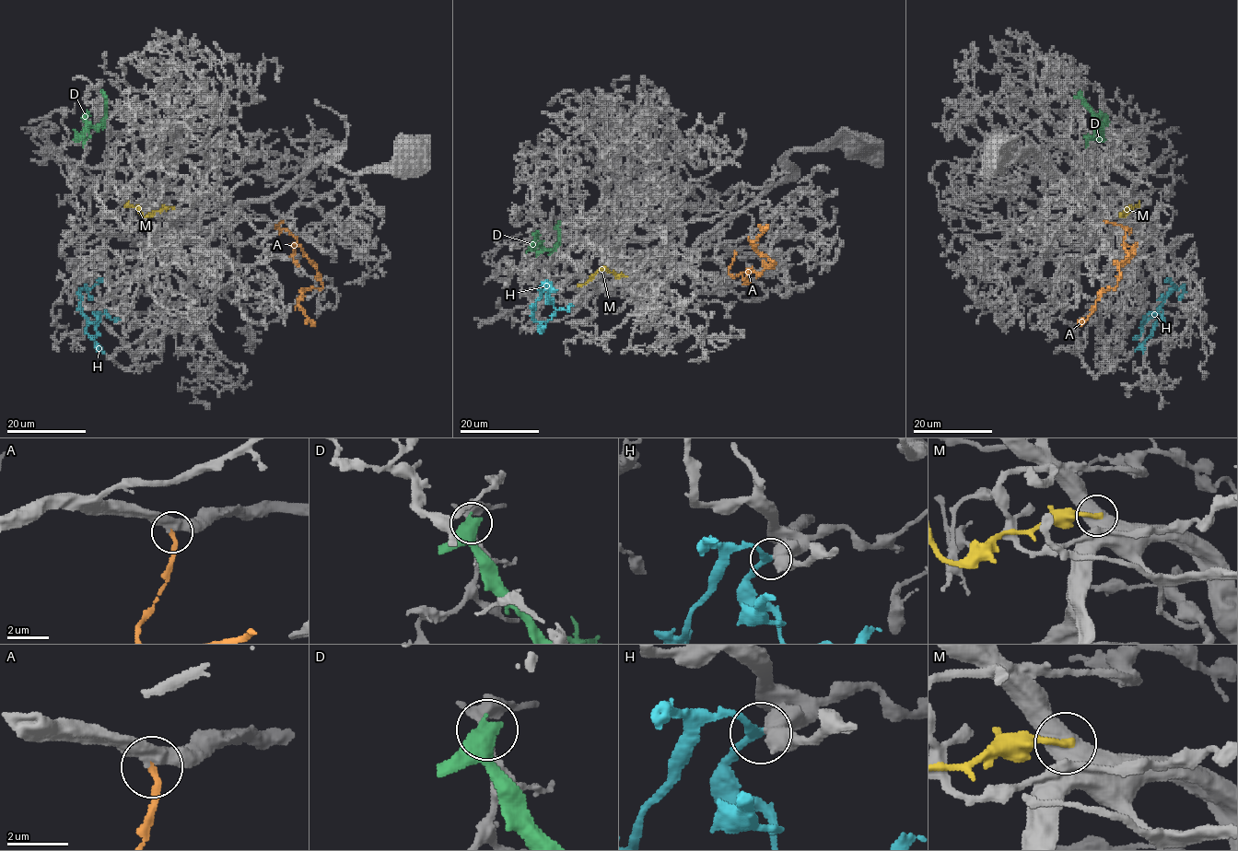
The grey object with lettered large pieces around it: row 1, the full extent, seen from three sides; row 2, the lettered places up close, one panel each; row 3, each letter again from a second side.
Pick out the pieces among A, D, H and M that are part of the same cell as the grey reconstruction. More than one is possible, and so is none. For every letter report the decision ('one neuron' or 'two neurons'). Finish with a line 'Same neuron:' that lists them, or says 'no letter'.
A: one neuron
D: two neurons
H: one neuron
M: two neurons
Same neuron: A, H

